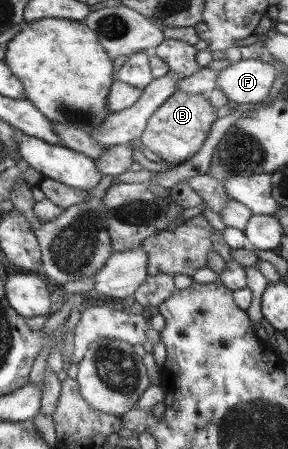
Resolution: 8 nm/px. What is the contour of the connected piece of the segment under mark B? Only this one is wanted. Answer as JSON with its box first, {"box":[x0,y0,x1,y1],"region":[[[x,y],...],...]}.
{"box":[141,91,216,167],"region":[[[175,91],[151,113],[141,133],[141,144],[170,167],[182,164],[201,149],[200,145],[205,141],[206,131],[209,131],[210,123],[216,119],[215,112],[216,108],[212,111],[212,107],[204,101],[204,95]]]}

